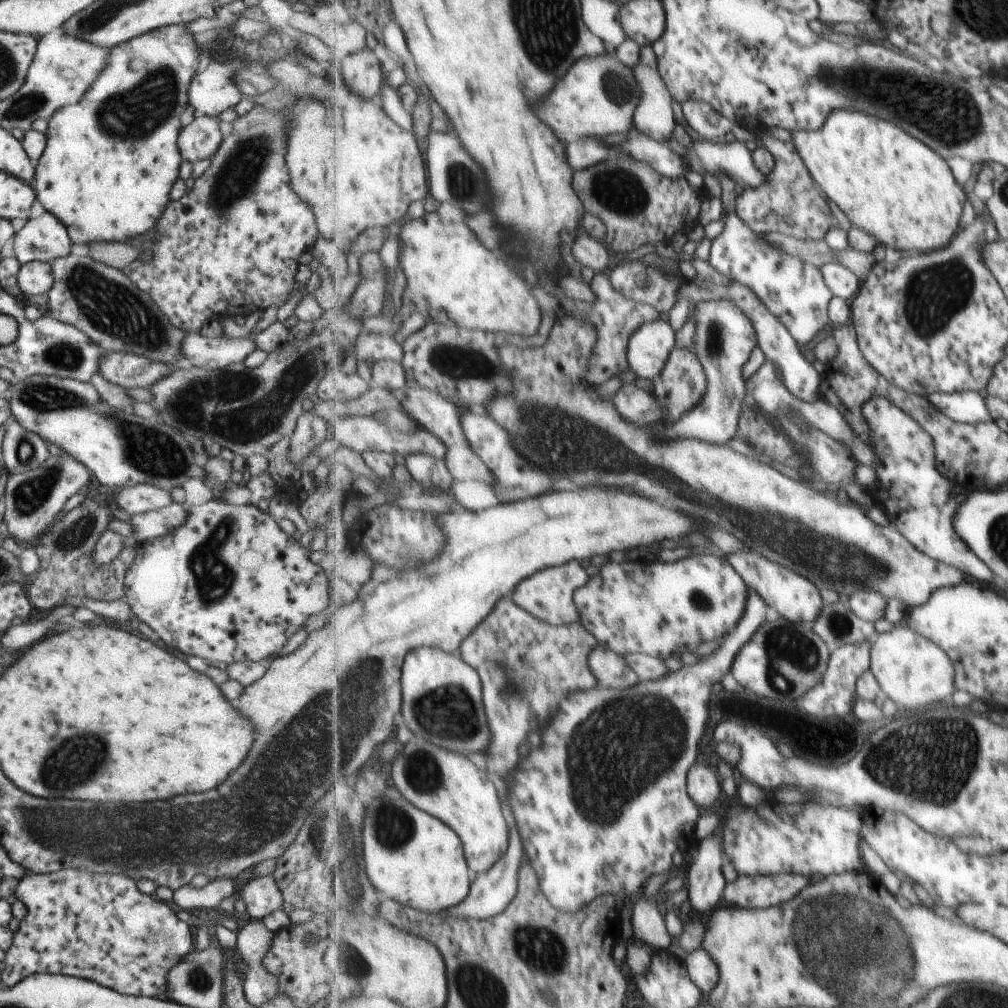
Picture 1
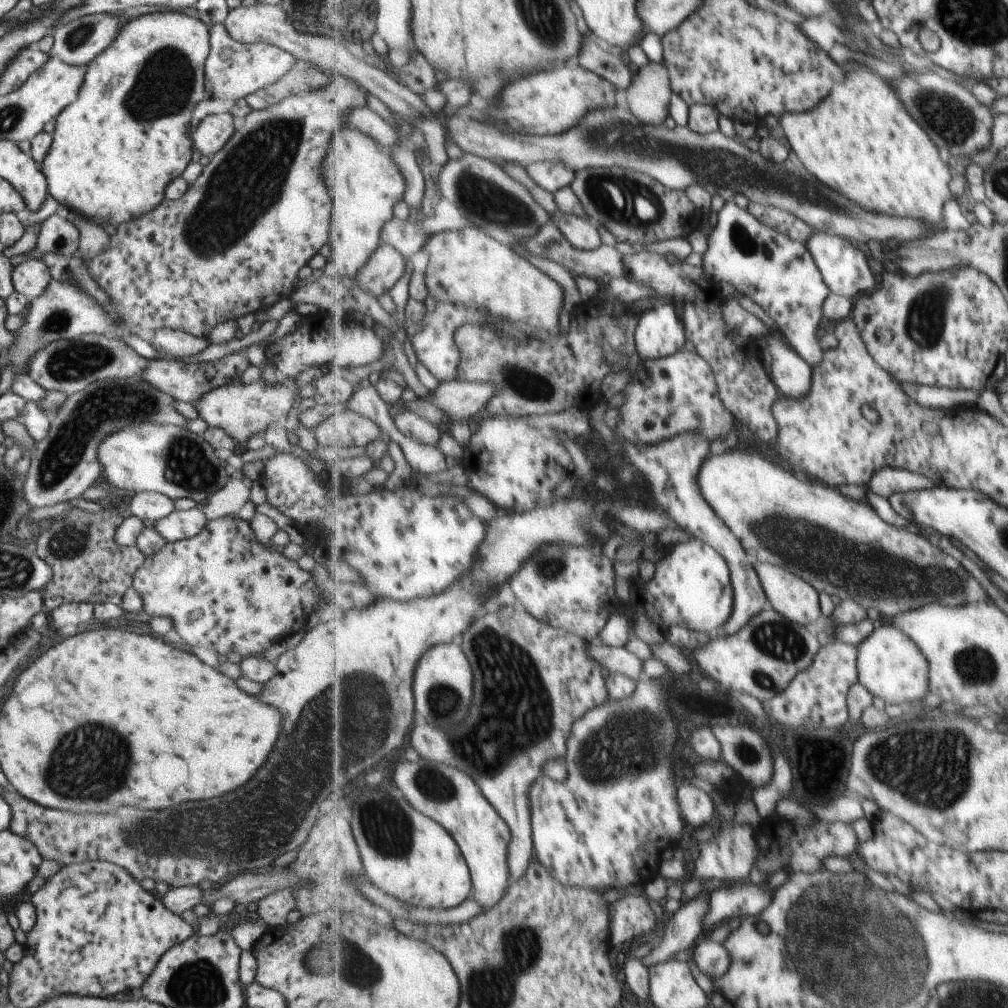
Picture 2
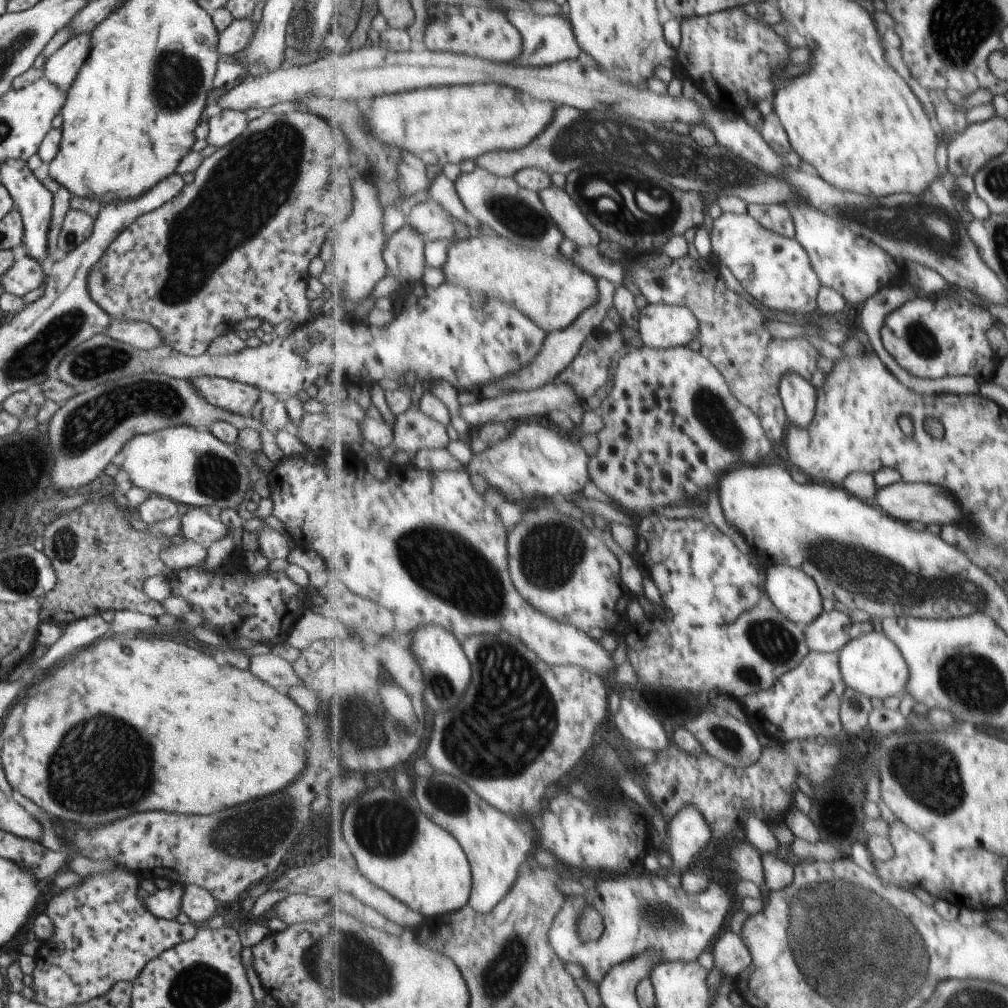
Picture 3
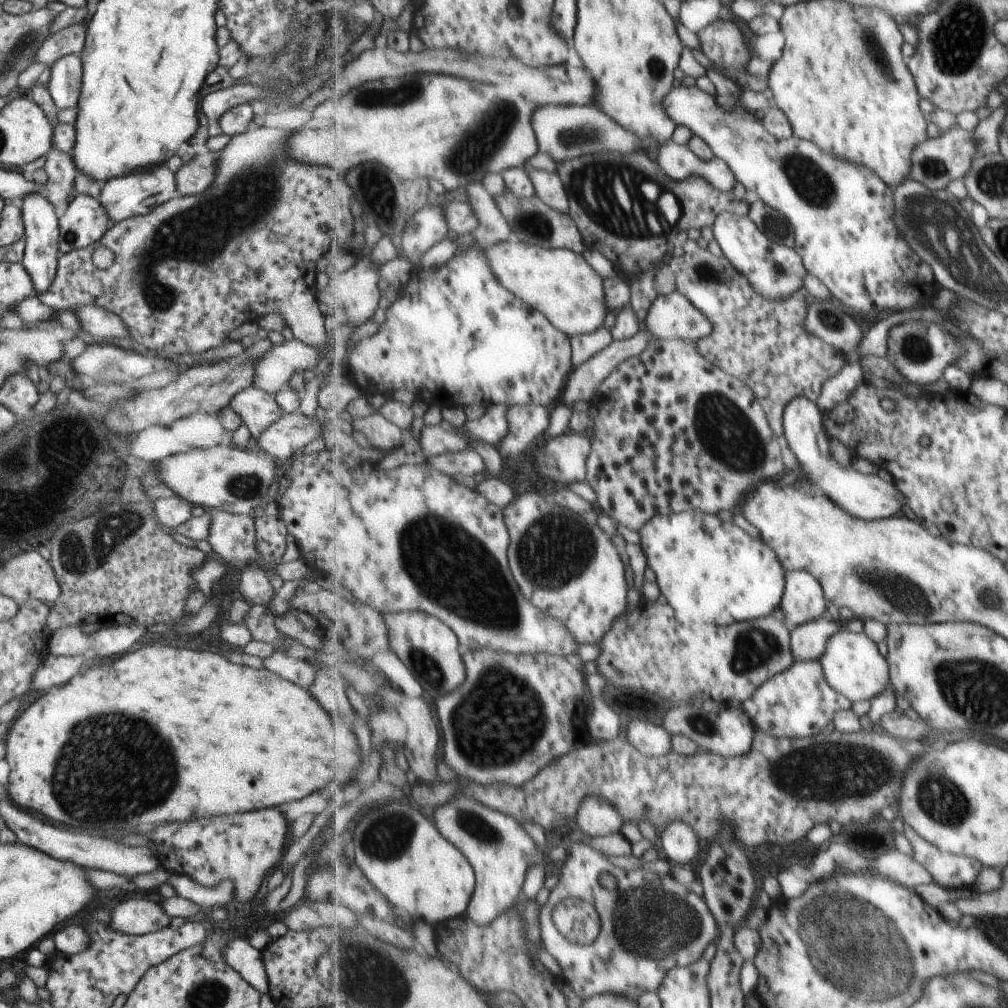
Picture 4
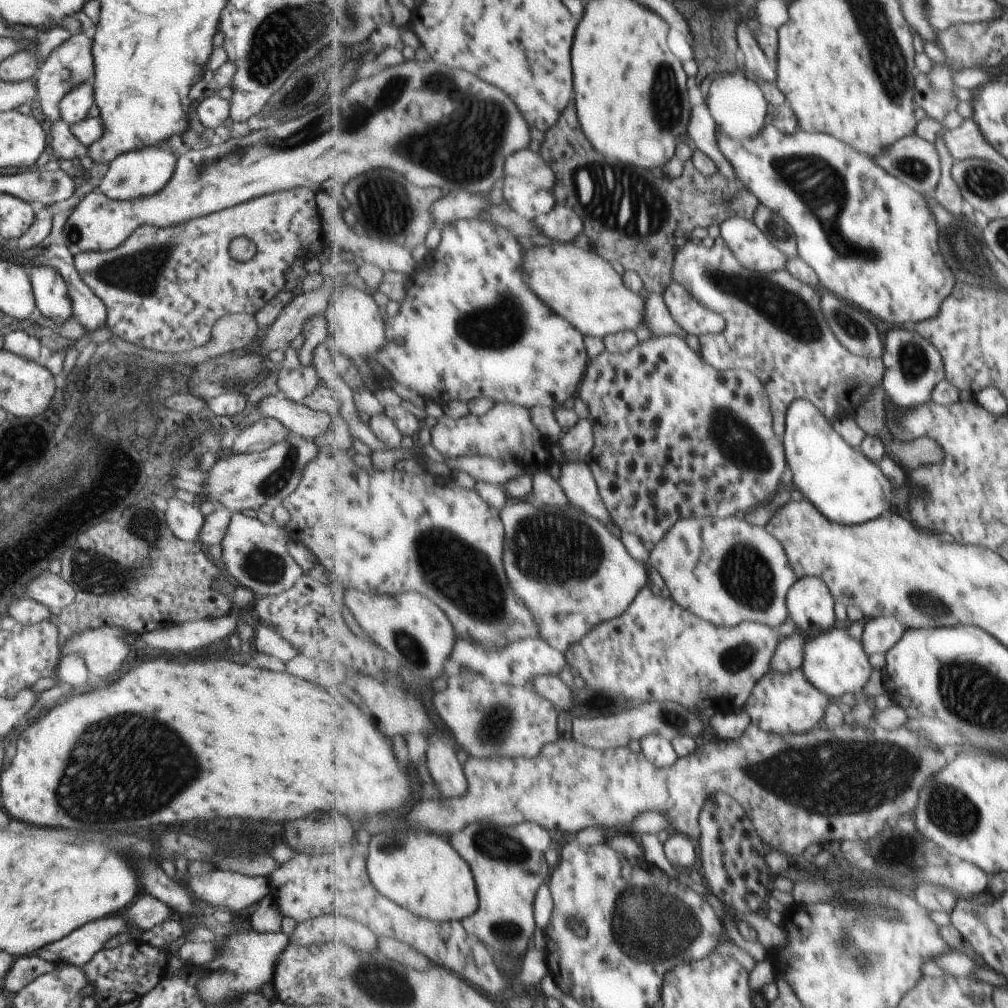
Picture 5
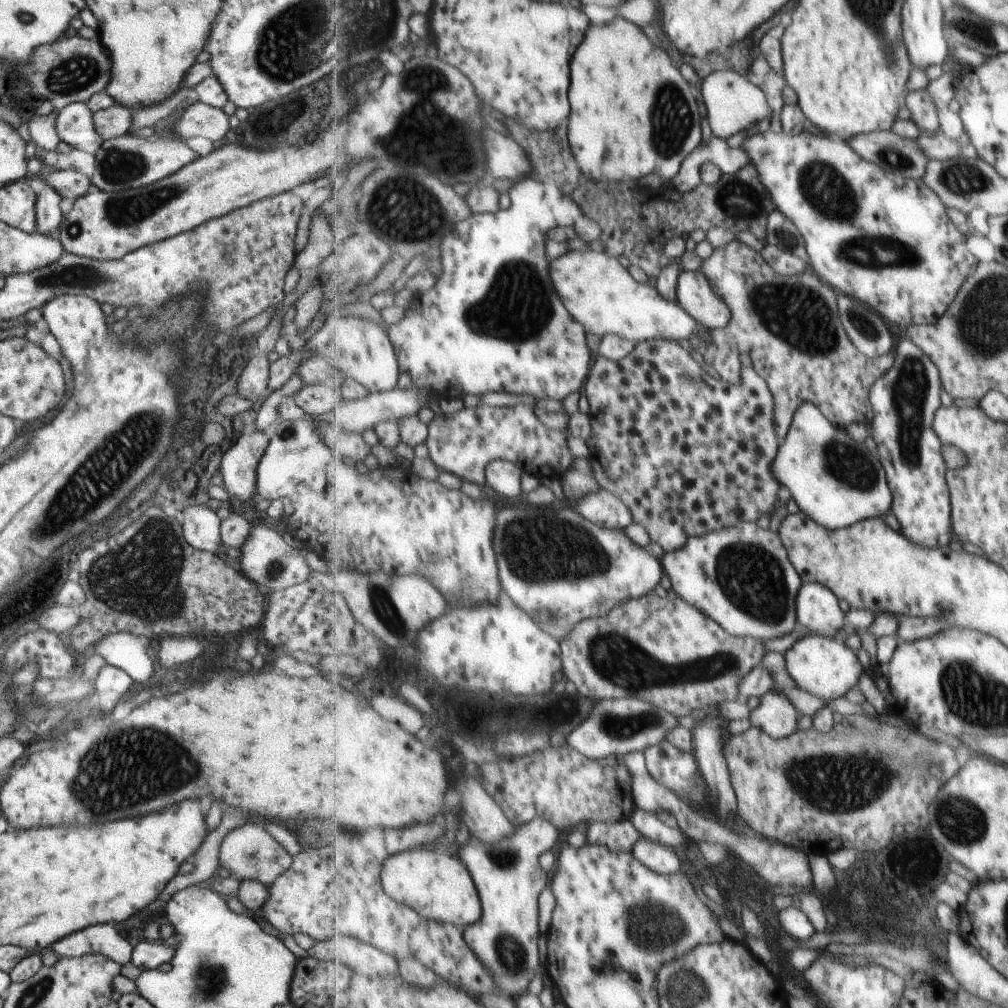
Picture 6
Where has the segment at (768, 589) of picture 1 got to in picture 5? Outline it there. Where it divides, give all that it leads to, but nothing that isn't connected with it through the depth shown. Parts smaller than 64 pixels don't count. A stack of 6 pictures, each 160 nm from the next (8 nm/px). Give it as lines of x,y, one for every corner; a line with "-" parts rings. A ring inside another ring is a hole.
809,576
799,579
799,582
791,588
787,598
792,621
796,628
808,638
816,638
840,625
835,616
835,603
837,602
830,587
821,578

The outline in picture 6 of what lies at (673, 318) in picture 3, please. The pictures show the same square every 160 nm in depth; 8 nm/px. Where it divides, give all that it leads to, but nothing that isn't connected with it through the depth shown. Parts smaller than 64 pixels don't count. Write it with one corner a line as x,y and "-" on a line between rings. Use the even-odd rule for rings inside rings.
702,270
683,272
679,276
676,300
699,325
702,324
707,329
723,329
730,326
730,307
712,290

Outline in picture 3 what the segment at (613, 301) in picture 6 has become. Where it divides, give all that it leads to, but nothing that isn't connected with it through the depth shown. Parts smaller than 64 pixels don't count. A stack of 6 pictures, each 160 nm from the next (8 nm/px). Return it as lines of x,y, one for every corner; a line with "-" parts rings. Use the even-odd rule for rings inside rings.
492,230
483,234
474,234
471,238
461,240
461,242
455,242
449,248
449,258
447,258
447,264
442,267
442,270
444,282
447,284
473,288
478,292
495,296
503,302
509,302
509,304
517,306
517,310
521,310
523,314
531,316
547,333
566,330
573,322
577,322
577,318
581,318
582,314
585,314
599,301
598,280
587,270
577,266
573,260
562,255
553,258
541,250
531,250
531,248
518,246
509,238
504,238

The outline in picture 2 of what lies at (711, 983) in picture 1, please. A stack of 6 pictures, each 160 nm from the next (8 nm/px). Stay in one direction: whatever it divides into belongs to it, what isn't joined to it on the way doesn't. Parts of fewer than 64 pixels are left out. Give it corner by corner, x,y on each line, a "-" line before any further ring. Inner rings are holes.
702,938
692,949
693,964
712,979
723,976
729,970
731,957
727,949
720,943

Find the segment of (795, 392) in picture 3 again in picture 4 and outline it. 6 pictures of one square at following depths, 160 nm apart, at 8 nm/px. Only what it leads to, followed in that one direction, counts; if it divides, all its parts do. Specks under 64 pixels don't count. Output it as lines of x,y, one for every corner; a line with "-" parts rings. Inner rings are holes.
807,395
794,398
784,413
785,437
797,458
799,470
805,470
809,478
819,484
840,507
852,515
864,519
886,519
901,516
903,506
908,506
907,497
895,482
887,482
877,475
868,475
849,466
843,470
831,456
831,438
824,427
823,412

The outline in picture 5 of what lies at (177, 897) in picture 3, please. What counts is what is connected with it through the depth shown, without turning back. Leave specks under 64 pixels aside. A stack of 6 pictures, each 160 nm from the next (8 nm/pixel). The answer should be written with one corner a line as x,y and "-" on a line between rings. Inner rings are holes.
105,916
95,922
87,922
81,928
73,930
59,942
53,942
47,946
49,952
57,956
57,963
62,962
70,966
81,967
86,964
99,948
105,949
105,940
112,938
115,934
128,931
131,938
138,940
142,932
127,925
123,916

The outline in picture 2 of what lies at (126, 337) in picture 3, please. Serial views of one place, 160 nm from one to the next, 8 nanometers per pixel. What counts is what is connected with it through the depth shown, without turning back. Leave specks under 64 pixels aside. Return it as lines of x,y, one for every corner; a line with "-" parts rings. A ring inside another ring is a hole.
171,328
153,330
153,338
151,339
152,348
159,354
175,358
195,356
208,345
206,338
195,338
191,334

